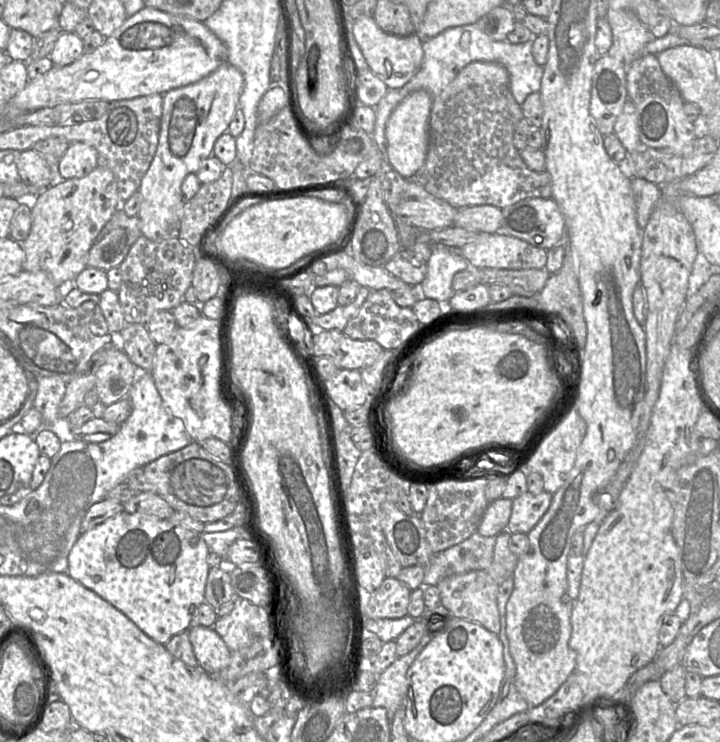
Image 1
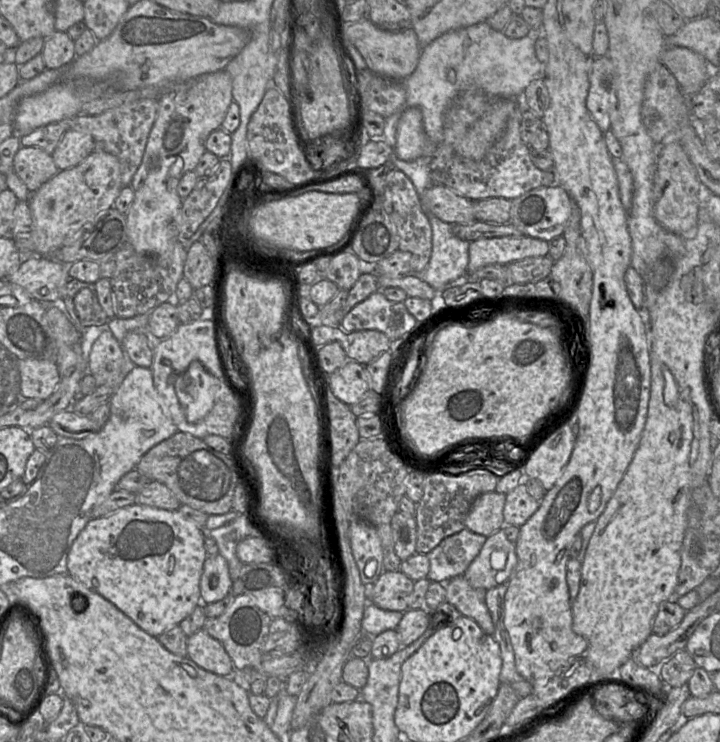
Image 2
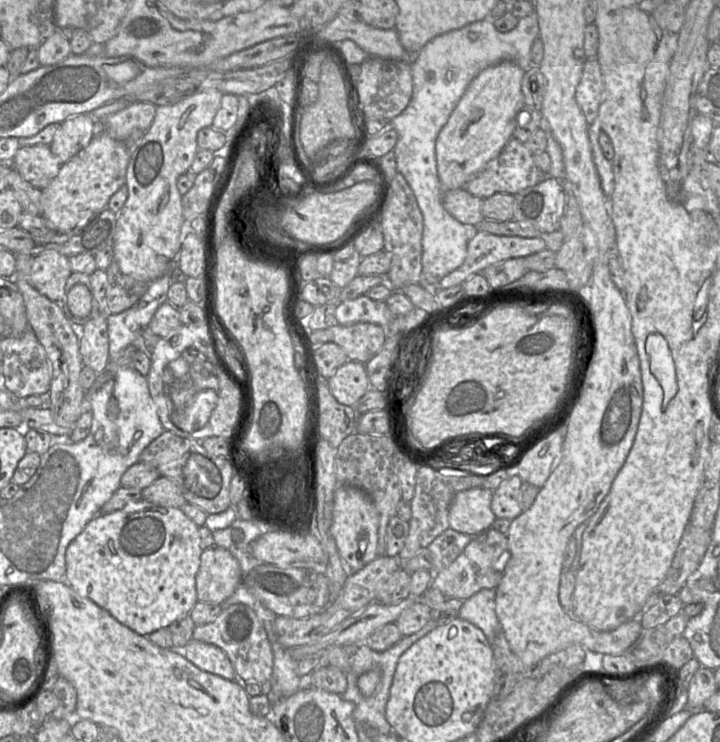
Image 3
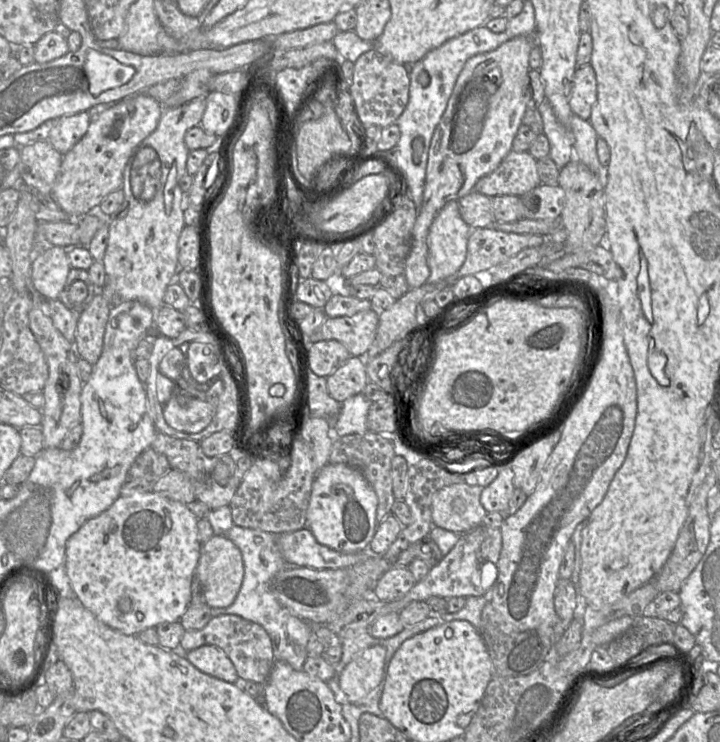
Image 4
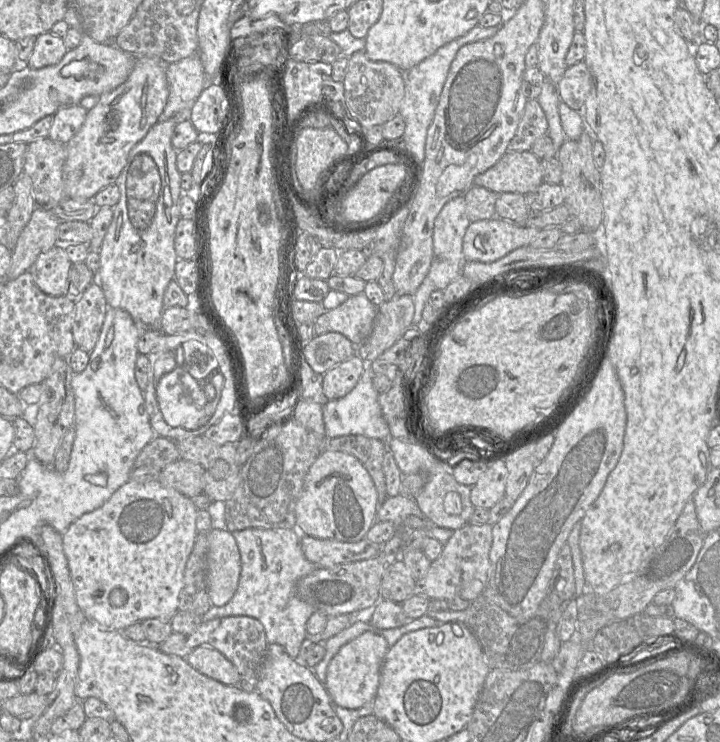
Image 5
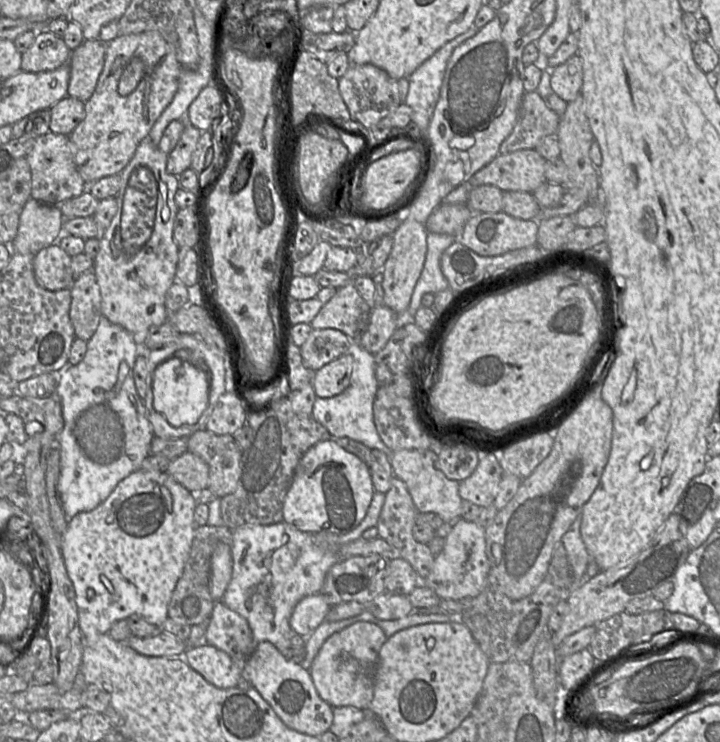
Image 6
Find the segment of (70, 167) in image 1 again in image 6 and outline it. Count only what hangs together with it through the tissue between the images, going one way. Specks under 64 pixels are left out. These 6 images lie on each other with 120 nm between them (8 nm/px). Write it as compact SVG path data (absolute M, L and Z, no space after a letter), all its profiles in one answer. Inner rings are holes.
M69 95L50 109L50 131L69 136L85 116L84 102Z

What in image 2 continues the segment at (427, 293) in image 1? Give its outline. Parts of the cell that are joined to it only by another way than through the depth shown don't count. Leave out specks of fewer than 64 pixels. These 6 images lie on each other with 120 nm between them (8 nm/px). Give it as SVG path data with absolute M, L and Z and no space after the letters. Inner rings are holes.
M427 213L427 218L432 229L432 251L426 269L422 274L417 275L421 275L422 279L436 291L442 291L447 285L454 285L466 278L470 242L456 237L452 233L452 225L442 221L432 213Z

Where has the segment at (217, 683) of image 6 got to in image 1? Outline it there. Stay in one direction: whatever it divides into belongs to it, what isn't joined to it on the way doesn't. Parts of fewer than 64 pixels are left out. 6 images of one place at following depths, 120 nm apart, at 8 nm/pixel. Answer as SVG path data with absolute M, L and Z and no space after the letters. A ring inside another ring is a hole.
M190 627L189 640L200 669L216 676L230 663L231 652L213 627Z

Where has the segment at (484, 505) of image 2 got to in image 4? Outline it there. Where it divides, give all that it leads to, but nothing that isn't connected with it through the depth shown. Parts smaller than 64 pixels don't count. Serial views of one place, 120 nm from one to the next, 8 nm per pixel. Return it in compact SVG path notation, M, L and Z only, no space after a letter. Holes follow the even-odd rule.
M456 483L435 492L431 505L435 526L464 534L482 525L488 513L480 502L483 488Z

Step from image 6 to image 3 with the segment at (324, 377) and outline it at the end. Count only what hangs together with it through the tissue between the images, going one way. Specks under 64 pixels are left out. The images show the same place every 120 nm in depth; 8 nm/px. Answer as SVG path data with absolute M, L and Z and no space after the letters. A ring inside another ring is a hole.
M353 360L341 365L328 382L332 395L347 406L354 406L370 388L365 364Z

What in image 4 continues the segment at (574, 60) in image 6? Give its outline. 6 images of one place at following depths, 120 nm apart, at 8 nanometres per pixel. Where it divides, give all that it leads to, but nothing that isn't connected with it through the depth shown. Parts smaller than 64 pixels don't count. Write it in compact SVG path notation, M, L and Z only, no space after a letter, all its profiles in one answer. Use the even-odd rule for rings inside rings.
M587 63L577 67L569 96L569 106L573 114L589 120L596 99L597 81L592 65Z

